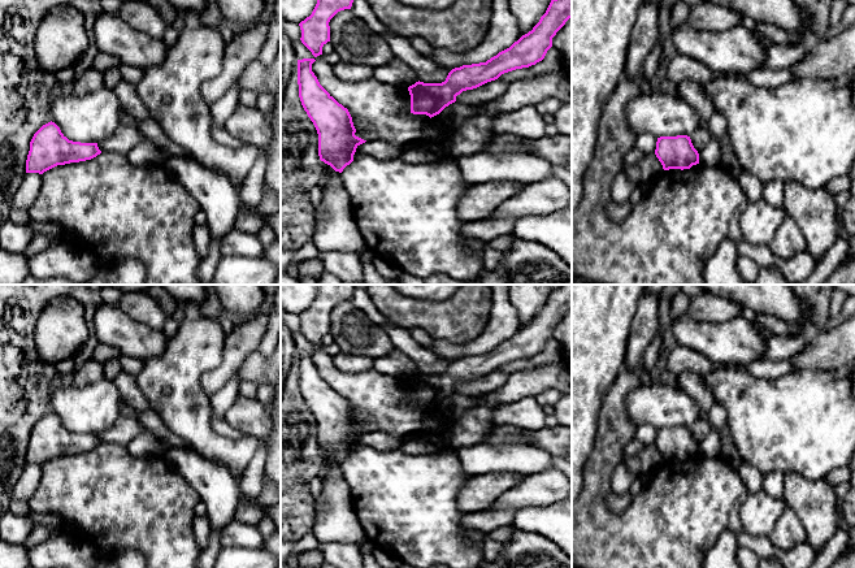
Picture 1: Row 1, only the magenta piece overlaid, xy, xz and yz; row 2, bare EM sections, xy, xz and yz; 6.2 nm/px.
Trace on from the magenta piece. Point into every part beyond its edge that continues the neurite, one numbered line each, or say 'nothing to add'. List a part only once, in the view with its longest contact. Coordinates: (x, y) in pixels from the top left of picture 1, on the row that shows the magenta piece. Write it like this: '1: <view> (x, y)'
nothing to add

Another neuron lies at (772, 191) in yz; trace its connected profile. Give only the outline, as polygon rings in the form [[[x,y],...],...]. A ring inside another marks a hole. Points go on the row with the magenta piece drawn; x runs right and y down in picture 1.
[[[771,181],[763,186],[763,199],[771,205],[782,205],[785,200],[784,182]]]

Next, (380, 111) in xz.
[[[316,60],[312,71],[330,96],[348,109],[356,129],[355,135],[366,142],[385,140],[407,148],[428,142],[428,126],[451,130],[440,113],[431,118],[426,114],[413,114],[408,88],[383,83],[376,78],[359,82],[343,81],[324,60]]]

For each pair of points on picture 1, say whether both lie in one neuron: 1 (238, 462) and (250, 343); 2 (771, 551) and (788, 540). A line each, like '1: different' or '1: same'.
1: different
2: different

